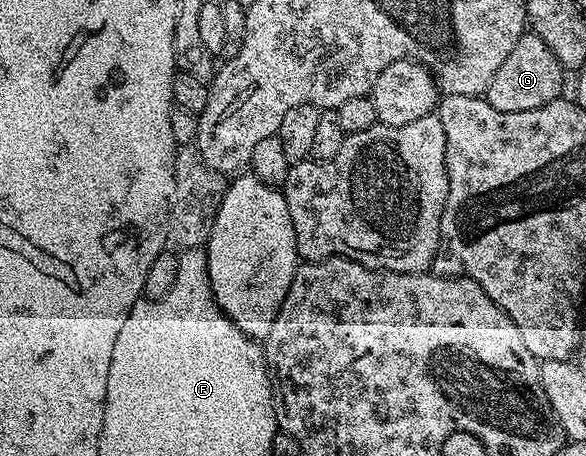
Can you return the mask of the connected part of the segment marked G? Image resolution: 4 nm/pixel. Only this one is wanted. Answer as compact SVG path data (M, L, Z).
M527 33L520 37L516 49L508 53L504 65L496 69L496 77L492 77L484 98L492 105L492 109L500 109L500 113L524 113L524 109L540 109L540 105L548 105L563 94L562 75L564 75L564 68L558 64L556 57L548 49L548 45L544 45L539 35Z

